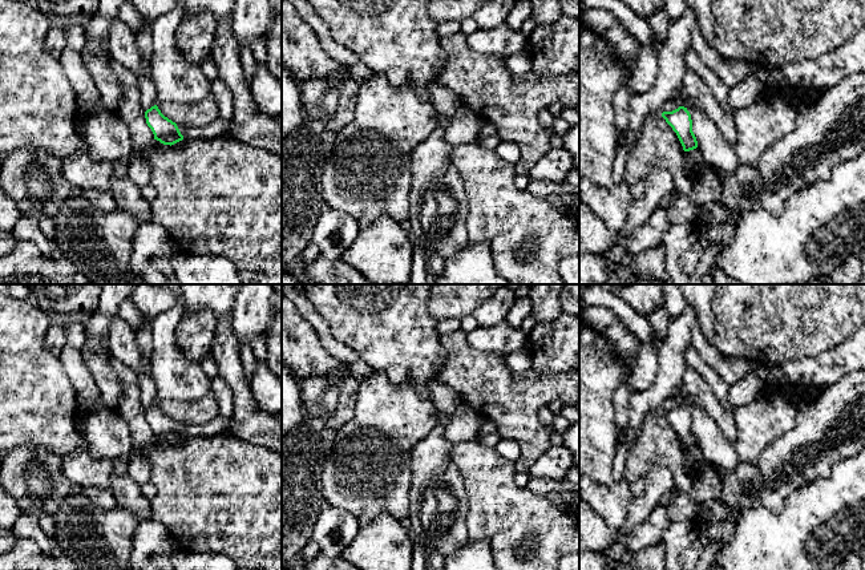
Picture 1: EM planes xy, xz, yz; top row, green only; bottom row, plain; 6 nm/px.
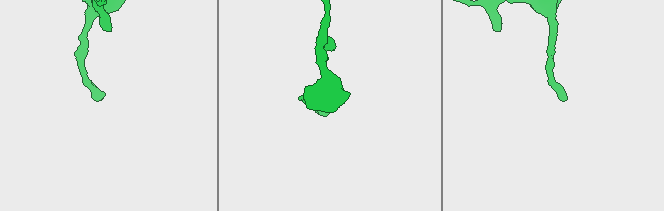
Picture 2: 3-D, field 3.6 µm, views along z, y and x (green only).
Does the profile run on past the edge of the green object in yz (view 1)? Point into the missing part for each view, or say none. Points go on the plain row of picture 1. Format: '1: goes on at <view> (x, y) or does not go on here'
1: does not go on here

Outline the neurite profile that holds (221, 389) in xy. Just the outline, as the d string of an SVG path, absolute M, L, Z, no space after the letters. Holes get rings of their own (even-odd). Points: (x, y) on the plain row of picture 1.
M217 376L211 380L210 388L219 407L219 416L231 419L234 415L234 400L230 385L221 376Z

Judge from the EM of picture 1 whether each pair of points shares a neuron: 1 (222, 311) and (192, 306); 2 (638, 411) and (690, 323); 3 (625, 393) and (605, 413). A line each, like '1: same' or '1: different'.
1: same
2: same
3: different

